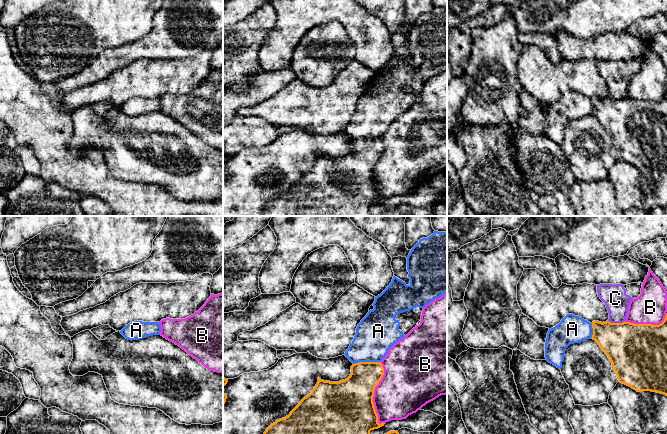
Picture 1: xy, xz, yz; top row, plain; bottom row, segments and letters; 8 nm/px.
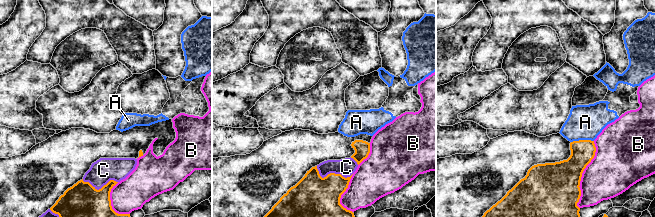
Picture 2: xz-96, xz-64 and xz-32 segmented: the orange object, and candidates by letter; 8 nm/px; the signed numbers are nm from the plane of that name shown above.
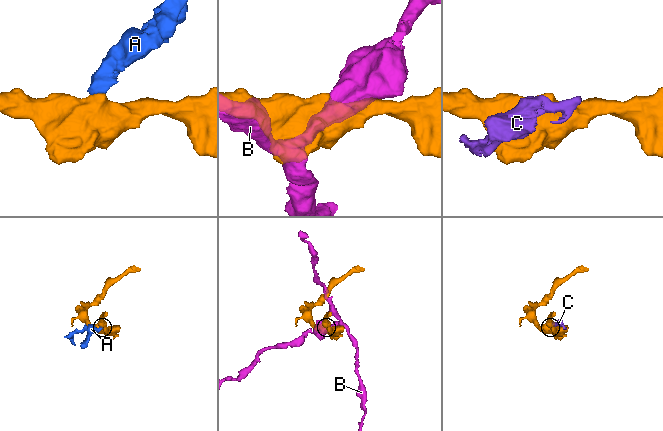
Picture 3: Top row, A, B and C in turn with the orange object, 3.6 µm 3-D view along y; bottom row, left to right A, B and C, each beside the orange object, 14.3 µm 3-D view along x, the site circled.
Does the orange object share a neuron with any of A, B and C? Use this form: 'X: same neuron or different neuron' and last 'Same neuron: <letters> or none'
A: different neuron
B: different neuron
C: different neuron
Same neuron: none

